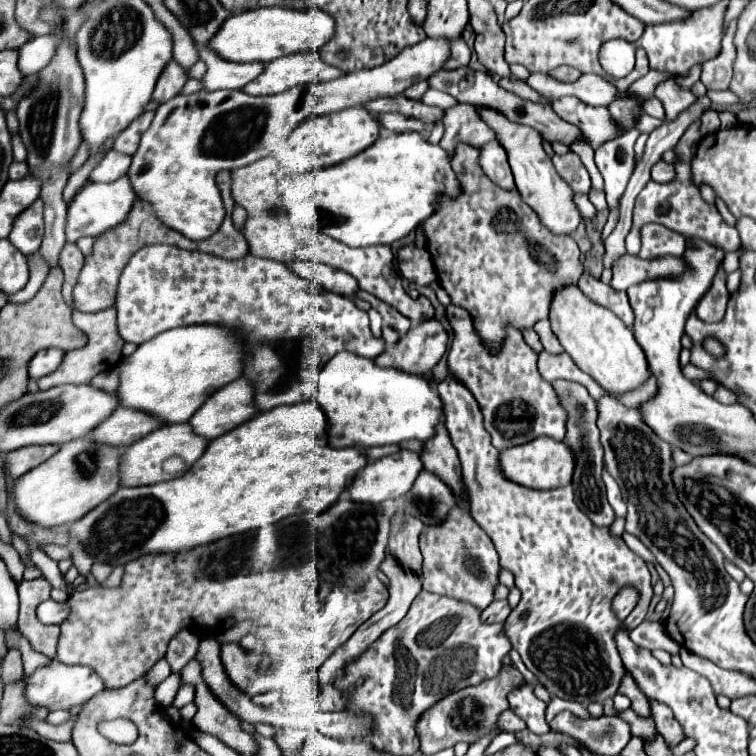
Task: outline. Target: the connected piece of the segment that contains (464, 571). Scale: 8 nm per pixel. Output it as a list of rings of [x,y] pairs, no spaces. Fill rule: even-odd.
[[[452,508],[448,512],[448,518],[440,524],[426,526],[420,534],[420,550],[424,556],[424,566],[422,566],[422,588],[426,592],[450,596],[462,602],[468,602],[476,608],[486,608],[494,598],[494,586],[498,584],[498,554],[492,546],[492,540],[488,534],[476,526],[474,518],[462,510],[462,508]],[[466,558],[476,560],[478,564],[478,574],[472,570],[472,564],[466,562]]]

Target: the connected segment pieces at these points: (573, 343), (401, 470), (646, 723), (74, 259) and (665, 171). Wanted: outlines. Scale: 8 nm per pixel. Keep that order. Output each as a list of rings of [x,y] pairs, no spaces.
[[[568,286],[556,292],[550,308],[550,322],[554,334],[564,346],[564,352],[610,396],[618,398],[620,394],[642,386],[650,376],[646,356],[632,330],[608,308],[588,300],[576,286]]]
[[[400,450],[386,458],[374,460],[350,482],[350,486],[348,486],[350,496],[354,502],[368,502],[368,504],[378,504],[378,502],[384,502],[390,498],[398,498],[412,488],[412,484],[418,478],[422,468],[424,466],[422,466],[420,454],[412,452],[412,450]]]
[[[631,708],[619,713],[619,716],[629,723],[634,736],[651,740],[658,734],[652,718],[640,718]]]
[[[66,244],[62,254],[60,254],[60,266],[64,270],[64,286],[62,286],[62,296],[64,296],[64,302],[70,302],[70,306],[73,304],[72,300],[72,288],[78,280],[78,274],[84,266],[84,256],[82,252],[78,250],[76,244]]]
[[[656,162],[652,166],[652,180],[656,180],[656,182],[670,182],[670,180],[674,180],[674,174],[676,174],[674,166],[668,162]]]

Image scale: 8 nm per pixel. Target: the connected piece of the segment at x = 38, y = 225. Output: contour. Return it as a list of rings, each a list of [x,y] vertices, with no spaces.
[[[40,198],[26,208],[20,218],[16,218],[14,228],[10,232],[10,242],[24,252],[26,256],[36,254],[40,250],[42,244],[42,236],[44,236],[44,202],[40,202]]]

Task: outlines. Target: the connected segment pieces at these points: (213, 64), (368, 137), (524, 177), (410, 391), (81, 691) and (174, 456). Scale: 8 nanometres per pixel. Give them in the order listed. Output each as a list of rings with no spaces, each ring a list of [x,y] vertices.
[[[196,44],[200,60],[206,62],[208,72],[204,74],[204,90],[240,90],[248,82],[260,76],[264,72],[264,62],[228,62],[220,58],[210,46]]]
[[[348,108],[326,116],[312,116],[304,120],[288,138],[288,148],[274,152],[274,156],[292,172],[306,172],[314,168],[328,168],[346,158],[366,150],[380,136],[380,122],[364,108]]]
[[[476,108],[476,110],[480,112],[482,120],[488,122],[488,126],[496,132],[498,142],[508,152],[508,162],[516,180],[516,188],[522,200],[538,214],[542,226],[546,226],[552,234],[572,234],[582,222],[580,210],[574,202],[574,190],[570,188],[570,184],[566,184],[566,180],[562,180],[560,174],[556,174],[550,156],[542,148],[540,134],[530,126],[510,122],[496,110],[488,110],[488,108]]]
[[[340,352],[322,370],[316,386],[316,400],[328,416],[332,448],[370,448],[400,444],[402,440],[430,440],[444,418],[444,402],[426,378],[382,368],[368,358]]]
[[[54,658],[48,666],[36,668],[34,674],[26,678],[24,696],[32,706],[42,706],[46,710],[70,710],[74,706],[86,704],[102,688],[104,688],[102,678],[96,672],[92,672],[88,666],[68,666]]]
[[[166,424],[122,450],[122,458],[120,458],[122,486],[148,486],[164,480],[172,480],[180,476],[180,473],[182,475],[189,470],[190,466],[204,454],[206,446],[208,440],[194,434],[190,424]]]

